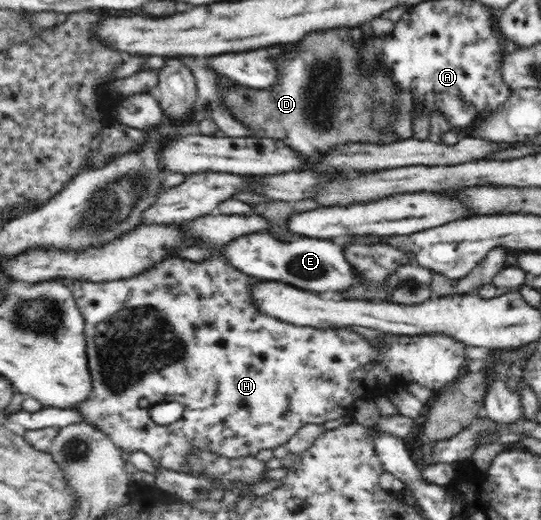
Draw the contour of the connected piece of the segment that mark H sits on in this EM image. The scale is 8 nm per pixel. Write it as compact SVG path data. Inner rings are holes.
M212 254L208 259L201 262L177 258L176 256L166 258L145 272L126 279L105 282L73 280L68 283L73 291L78 308L80 308L82 316L84 316L87 360L92 382L90 399L86 399L86 403L80 403L76 407L76 410L80 412L80 416L86 419L86 422L93 424L108 435L108 438L123 451L130 453L144 451L152 458L152 462L156 467L190 474L188 457L190 457L194 448L196 450L198 448L208 448L208 450L218 452L218 454L225 455L229 459L252 457L261 449L273 450L279 445L284 445L304 425L310 423L324 424L344 415L345 417L350 416L354 412L353 407L356 400L368 399L375 401L382 398L382 389L370 389L370 383L378 385L378 387L384 387L384 389L390 389L390 383L396 377L400 377L404 381L416 381L416 383L427 387L436 394L442 391L446 385L454 382L454 379L460 375L460 369L468 362L464 352L466 345L457 340L449 340L443 334L426 334L422 336L394 334L382 338L366 339L348 328L320 329L283 322L281 319L262 314L256 306L252 306L252 300L250 300L250 289L254 285L252 281L256 281L254 276L246 275L234 268L220 254ZM174 400L184 405L182 418L170 423L170 425L158 425L152 421L152 417L147 411L149 405L154 407L158 403Z

